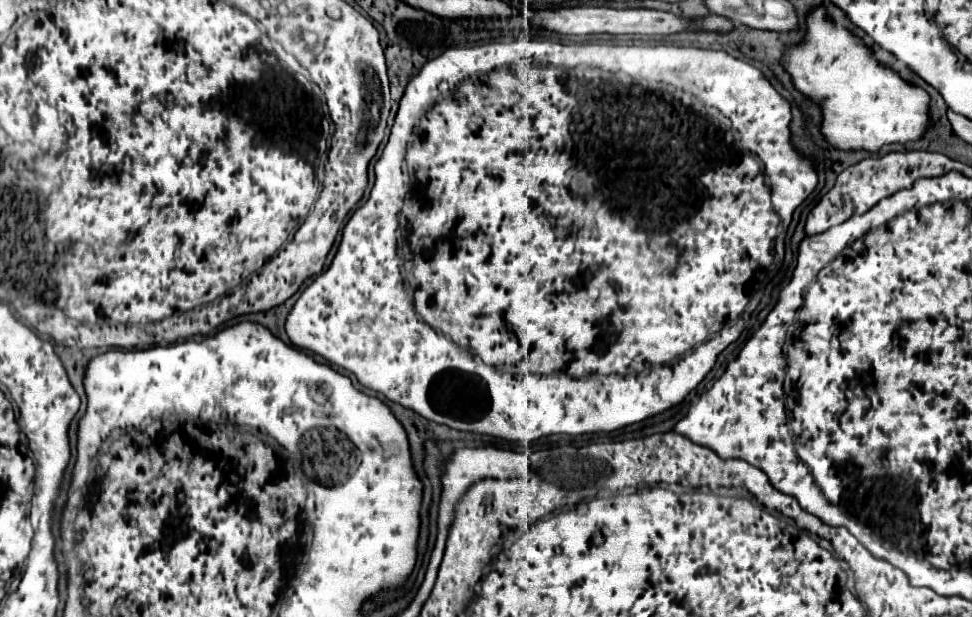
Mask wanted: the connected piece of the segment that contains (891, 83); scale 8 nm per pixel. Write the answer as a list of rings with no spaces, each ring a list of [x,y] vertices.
[[[823,8],[811,12],[805,42],[787,48],[783,64],[795,88],[821,104],[823,134],[839,150],[877,152],[885,144],[917,140],[931,126],[927,114],[929,94],[897,78],[889,68],[883,68],[871,50],[841,24],[829,20]]]

